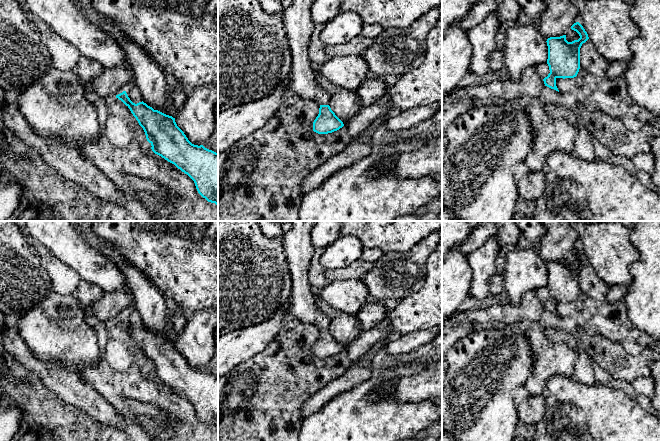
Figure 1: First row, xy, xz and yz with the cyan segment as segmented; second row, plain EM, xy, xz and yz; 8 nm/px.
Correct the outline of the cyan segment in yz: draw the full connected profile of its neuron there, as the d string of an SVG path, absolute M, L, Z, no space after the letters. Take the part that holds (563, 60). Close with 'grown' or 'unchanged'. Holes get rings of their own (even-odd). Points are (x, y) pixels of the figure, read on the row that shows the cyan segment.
M576 22L571 26L580 38L572 42L566 40L566 35L547 39L548 59L545 63L535 66L536 72L543 78L545 86L559 92L556 86L557 78L574 78L580 69L580 48L589 37L583 26Z; grown

